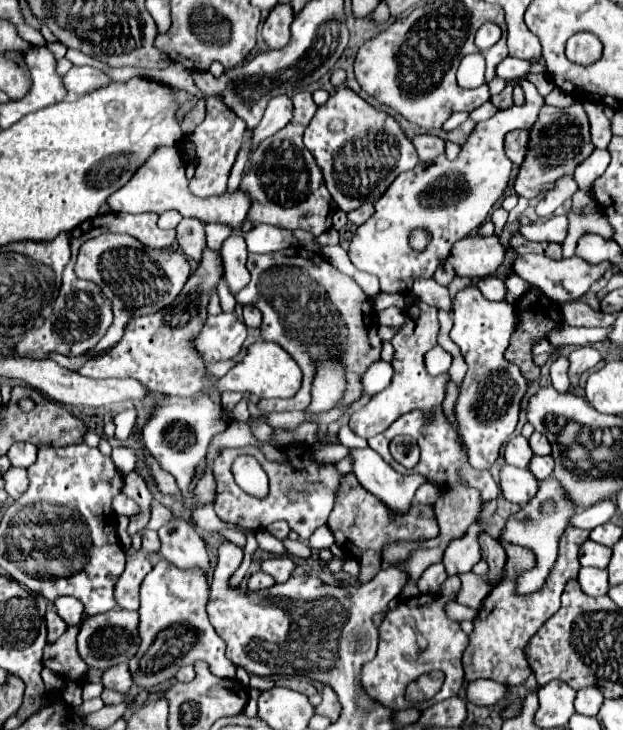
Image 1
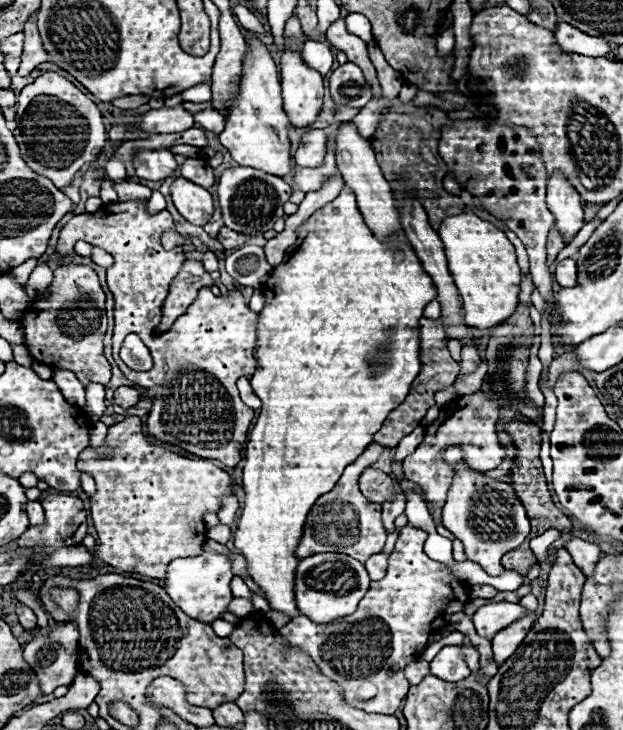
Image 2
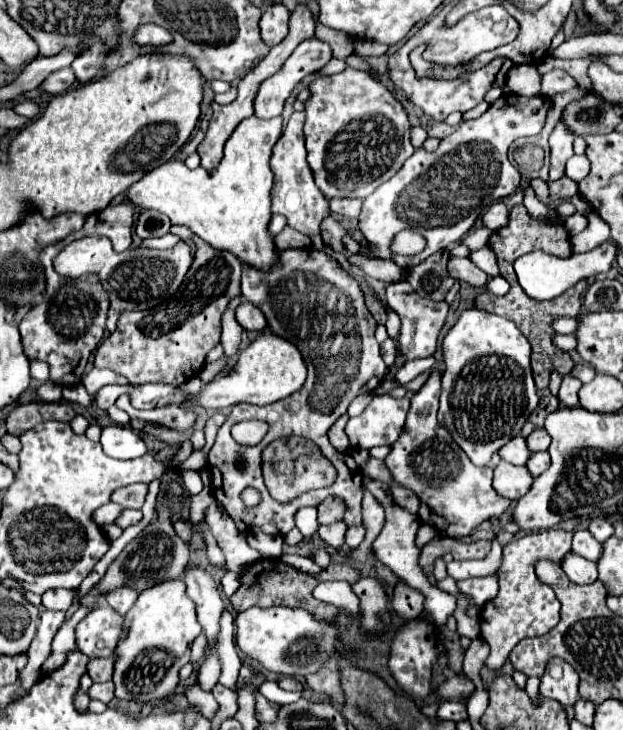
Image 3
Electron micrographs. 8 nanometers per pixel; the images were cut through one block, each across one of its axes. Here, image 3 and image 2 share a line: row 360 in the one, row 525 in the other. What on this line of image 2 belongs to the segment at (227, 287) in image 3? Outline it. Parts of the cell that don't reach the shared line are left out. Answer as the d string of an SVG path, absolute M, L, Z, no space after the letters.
M128 416L126 420L112 424L108 428L106 446L112 452L110 458L102 458L100 450L88 446L78 458L78 468L88 472L98 480L98 490L90 496L92 520L98 532L94 550L88 550L92 562L104 562L126 572L138 572L150 578L164 578L170 560L178 556L198 556L202 554L202 544L206 542L204 512L218 512L220 500L226 492L234 492L228 472L214 466L206 458L186 458L164 446L154 444L142 430L138 416Z

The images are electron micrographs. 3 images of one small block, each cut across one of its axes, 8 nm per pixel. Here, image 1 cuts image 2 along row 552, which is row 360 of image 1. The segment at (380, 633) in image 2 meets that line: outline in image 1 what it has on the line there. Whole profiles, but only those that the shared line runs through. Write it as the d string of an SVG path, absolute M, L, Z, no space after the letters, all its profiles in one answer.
M418 302L412 312L406 314L406 324L400 328L400 332L392 338L394 346L394 378L388 388L384 388L380 394L376 394L364 408L352 414L350 418L350 428L362 436L362 438L372 438L386 430L396 418L402 414L418 408L426 412L428 416L436 406L440 406L446 398L446 384L450 382L450 374L440 374L440 376L430 376L424 366L424 354L436 346L436 336L438 336L438 310L432 306L426 306L424 302Z

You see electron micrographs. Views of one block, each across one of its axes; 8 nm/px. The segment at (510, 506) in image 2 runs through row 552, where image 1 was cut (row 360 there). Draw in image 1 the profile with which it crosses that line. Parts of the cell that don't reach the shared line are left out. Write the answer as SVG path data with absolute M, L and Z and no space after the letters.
M474 284L464 286L454 296L454 326L450 338L460 346L468 364L468 374L456 404L456 420L460 426L460 436L468 446L468 462L478 470L488 470L494 464L502 444L514 432L520 400L528 388L518 366L504 360L504 350L510 344L516 322L518 318L514 304L490 302Z

